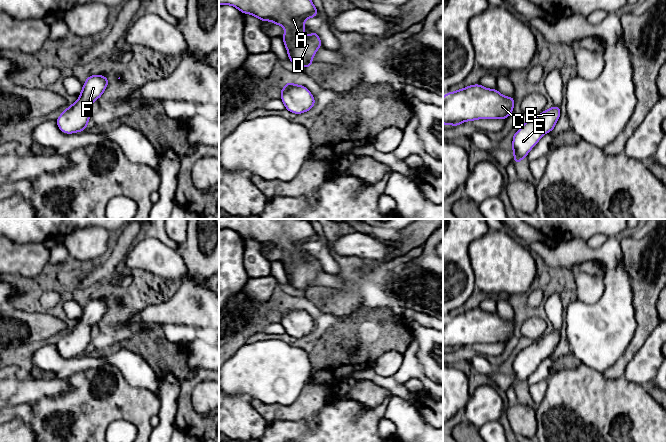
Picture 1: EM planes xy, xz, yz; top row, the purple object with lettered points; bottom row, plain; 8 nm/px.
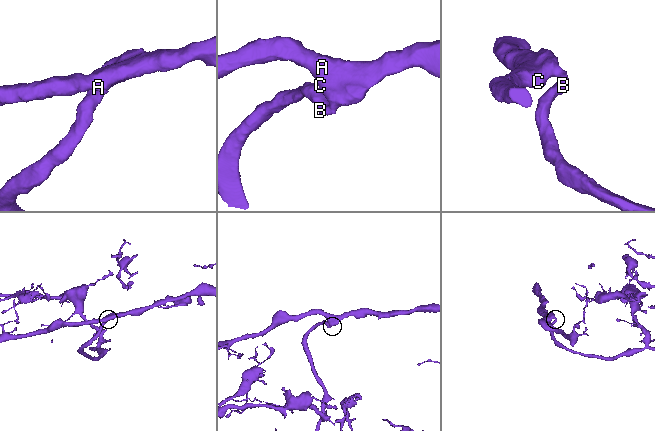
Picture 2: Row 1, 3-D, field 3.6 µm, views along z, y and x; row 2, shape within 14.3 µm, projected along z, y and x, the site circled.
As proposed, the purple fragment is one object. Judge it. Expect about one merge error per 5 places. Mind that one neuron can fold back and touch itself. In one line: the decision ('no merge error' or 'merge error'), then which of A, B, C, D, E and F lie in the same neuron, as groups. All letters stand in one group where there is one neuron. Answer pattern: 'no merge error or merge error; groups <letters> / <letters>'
no merge error; groups A B C D E F

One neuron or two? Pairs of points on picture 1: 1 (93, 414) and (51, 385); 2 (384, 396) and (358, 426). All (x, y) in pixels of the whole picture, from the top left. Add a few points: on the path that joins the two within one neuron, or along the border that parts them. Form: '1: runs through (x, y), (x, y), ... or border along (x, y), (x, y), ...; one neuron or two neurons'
1: border along (70, 385), (67, 390), (60, 394), (39, 399); two neurons
2: runs through (377, 403), (361, 419); one neuron

